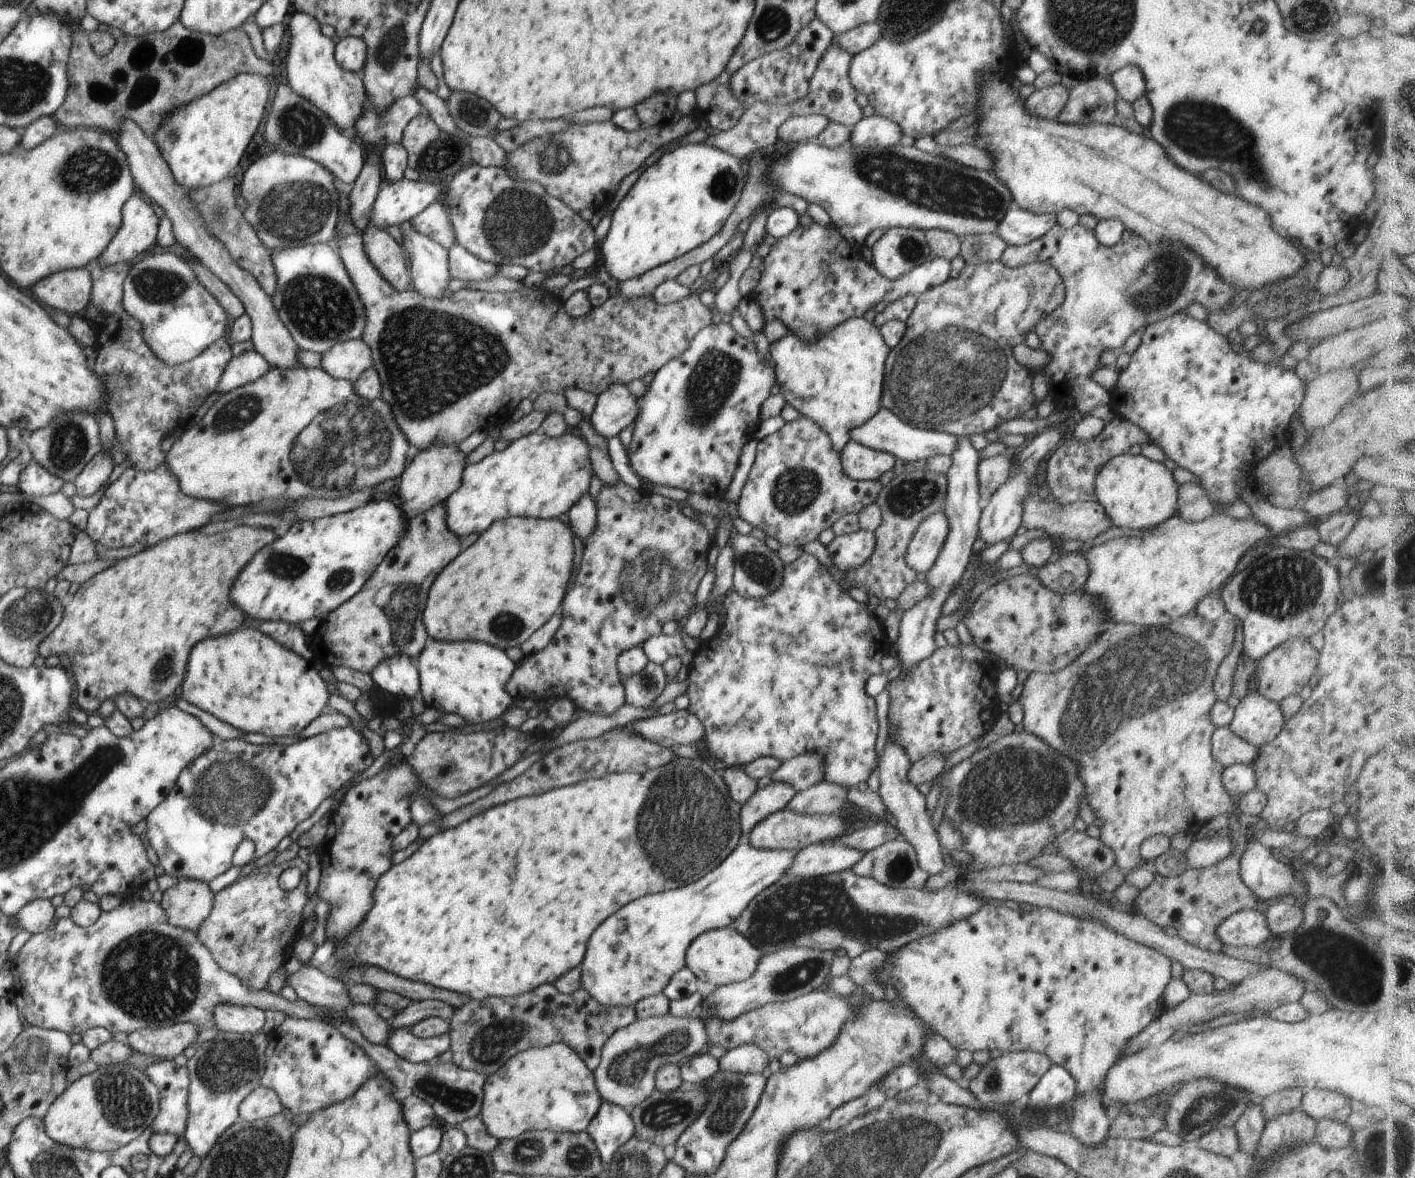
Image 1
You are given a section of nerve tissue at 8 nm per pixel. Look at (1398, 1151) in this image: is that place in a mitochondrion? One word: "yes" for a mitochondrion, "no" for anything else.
yes

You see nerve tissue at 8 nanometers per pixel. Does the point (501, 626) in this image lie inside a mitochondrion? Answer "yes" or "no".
yes

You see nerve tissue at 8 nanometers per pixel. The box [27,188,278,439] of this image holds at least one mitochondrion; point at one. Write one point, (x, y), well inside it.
(153, 284)

